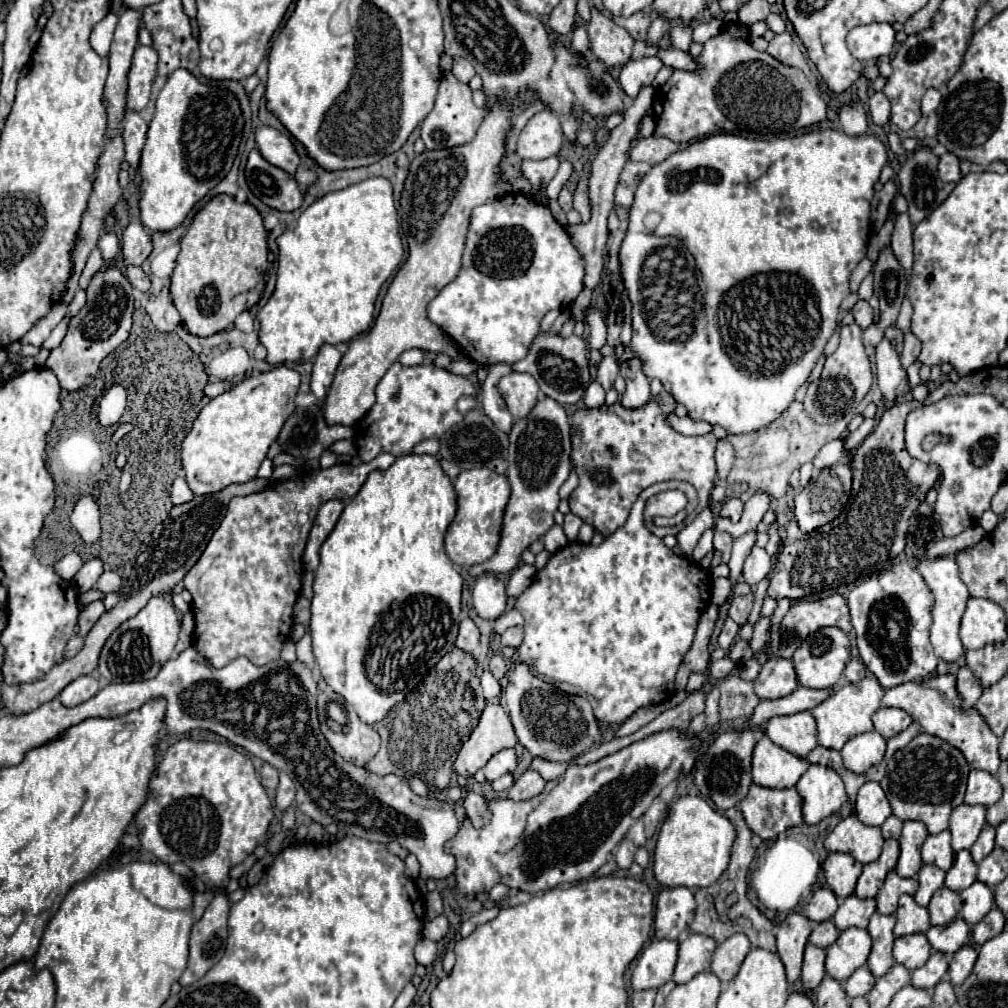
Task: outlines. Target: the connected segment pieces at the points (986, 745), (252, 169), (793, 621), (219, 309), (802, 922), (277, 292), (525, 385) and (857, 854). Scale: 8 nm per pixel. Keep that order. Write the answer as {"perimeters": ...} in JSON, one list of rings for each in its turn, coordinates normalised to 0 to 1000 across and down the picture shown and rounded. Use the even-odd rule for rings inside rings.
{"perimeters":[[[[933,670],[915,676],[903,676],[891,682],[885,682],[877,688],[875,701],[891,701],[903,707],[909,715],[913,715],[915,723],[923,729],[929,729],[948,743],[952,743],[962,757],[964,763],[974,763],[988,769],[992,761],[990,751],[990,731],[982,725],[980,717],[970,709],[968,703],[954,703],[952,689],[948,688],[948,672],[946,670]]],[[[250,148],[244,162],[244,182],[248,189],[266,205],[276,209],[292,209],[300,201],[296,182],[288,172],[266,162],[256,148]]],[[[823,590],[823,592],[812,594],[812,596],[790,596],[790,598],[786,598],[786,602],[778,610],[778,614],[774,618],[770,618],[770,620],[764,622],[762,636],[760,636],[760,642],[758,642],[758,650],[762,650],[762,652],[774,652],[774,654],[786,654],[786,648],[794,642],[794,638],[802,630],[806,630],[810,624],[823,622],[823,620],[833,622],[839,628],[845,626],[841,600],[839,600],[839,596],[837,596],[835,590]]],[[[226,193],[208,197],[192,213],[187,231],[179,239],[179,251],[169,283],[173,305],[187,330],[208,334],[226,326],[240,309],[256,301],[258,293],[254,291],[262,289],[264,265],[266,243],[258,211],[248,201],[234,201]]],[[[784,906],[774,918],[770,926],[772,947],[780,959],[782,975],[788,975],[794,969],[796,947],[802,936],[802,928],[806,926],[806,916],[802,910],[794,906]]],[[[369,176],[365,180],[357,180],[353,184],[347,184],[345,188],[337,188],[333,191],[325,191],[325,195],[317,195],[313,197],[294,219],[294,225],[292,227],[286,227],[282,229],[274,241],[276,241],[276,279],[274,279],[274,287],[270,291],[270,295],[266,297],[266,301],[256,309],[256,318],[258,318],[258,340],[266,346],[266,354],[264,358],[268,362],[280,362],[284,358],[308,358],[317,342],[321,340],[327,340],[327,342],[333,342],[333,340],[339,340],[339,338],[347,338],[349,334],[361,330],[369,316],[371,316],[371,301],[373,301],[373,295],[375,295],[375,289],[377,285],[381,283],[381,279],[393,269],[393,265],[397,263],[399,259],[399,253],[401,253],[401,247],[399,247],[399,237],[397,237],[397,231],[395,231],[395,215],[393,215],[393,205],[391,205],[391,189],[389,189],[389,182],[381,176]]],[[[506,370],[496,374],[494,378],[494,390],[500,394],[506,410],[512,416],[518,416],[526,410],[526,406],[534,398],[534,380],[524,370]]],[[[841,809],[819,830],[817,840],[821,844],[841,846],[849,854],[859,858],[873,850],[875,836],[877,836],[877,830],[873,820],[861,820],[855,814],[851,814],[849,809]]]]}

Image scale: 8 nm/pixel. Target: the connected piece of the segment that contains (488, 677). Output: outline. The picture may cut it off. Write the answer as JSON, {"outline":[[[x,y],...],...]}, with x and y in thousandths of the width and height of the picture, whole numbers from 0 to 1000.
{"outline":[[[484,664],[476,670],[476,682],[478,682],[478,689],[480,689],[482,695],[488,695],[488,693],[496,691],[498,687],[496,678],[488,672],[488,668]]]}

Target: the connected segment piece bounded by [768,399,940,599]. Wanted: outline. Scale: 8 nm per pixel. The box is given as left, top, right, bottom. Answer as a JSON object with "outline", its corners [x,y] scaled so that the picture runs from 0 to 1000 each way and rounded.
{"outline":[[[905,396],[877,406],[867,428],[845,451],[847,479],[841,501],[825,519],[806,527],[800,535],[792,535],[778,543],[766,564],[762,592],[794,594],[833,580],[849,578],[863,570],[875,568],[883,563],[885,549],[891,553],[897,547],[901,515],[933,473],[931,461],[915,459],[899,447],[897,416],[909,404],[913,404],[913,399]]]}

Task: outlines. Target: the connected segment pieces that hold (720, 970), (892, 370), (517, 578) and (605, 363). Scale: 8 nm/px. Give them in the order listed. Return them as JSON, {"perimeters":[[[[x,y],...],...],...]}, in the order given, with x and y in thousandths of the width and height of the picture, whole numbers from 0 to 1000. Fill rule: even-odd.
{"perimeters":[[[[730,926],[722,930],[720,934],[710,938],[710,943],[706,947],[706,965],[716,973],[722,975],[726,969],[730,969],[740,945],[744,943],[744,934],[738,926]]],[[[879,334],[869,344],[869,362],[871,362],[869,376],[871,376],[871,384],[873,384],[875,392],[881,398],[889,398],[889,388],[895,380],[899,380],[901,374],[893,360],[889,344]]],[[[516,561],[514,564],[510,564],[510,568],[506,572],[506,578],[502,582],[504,592],[514,592],[528,578],[530,568],[532,568],[530,561]]],[[[599,354],[593,368],[591,368],[591,378],[599,384],[599,388],[605,388],[609,382],[609,376],[613,374],[613,362],[609,354]]]]}

